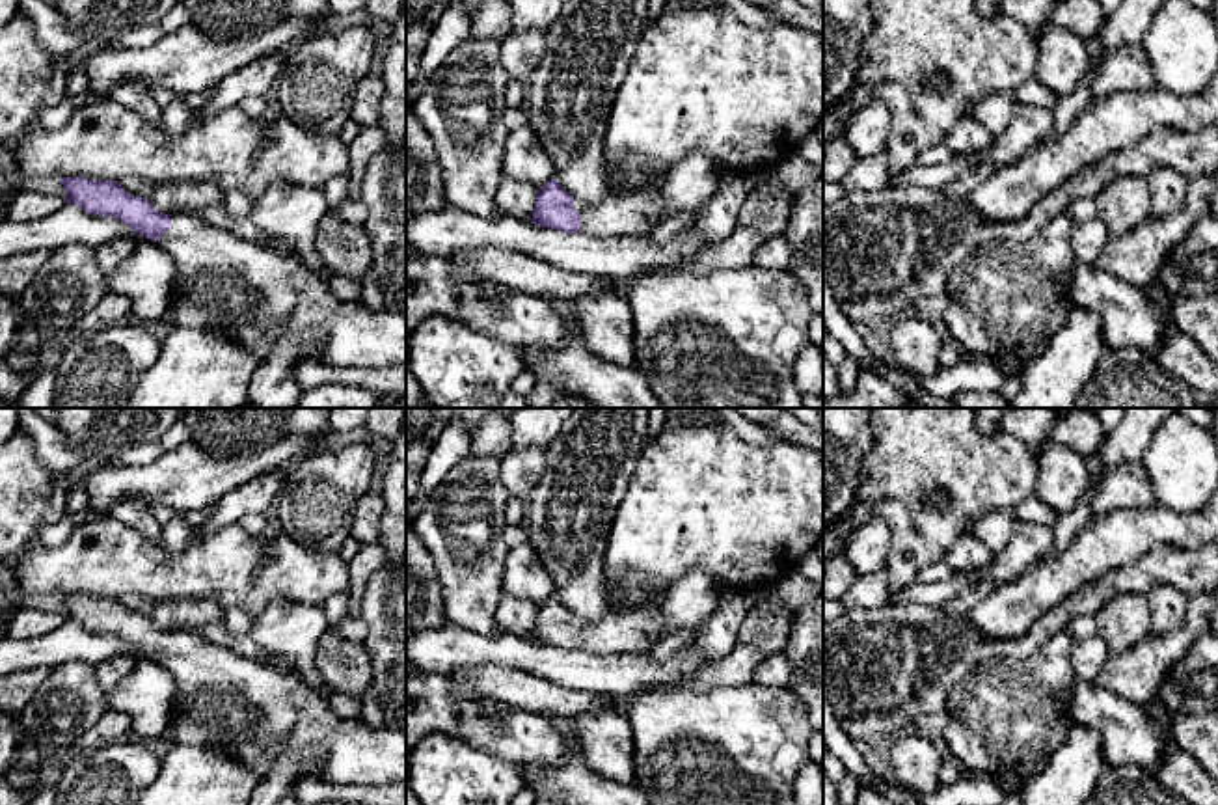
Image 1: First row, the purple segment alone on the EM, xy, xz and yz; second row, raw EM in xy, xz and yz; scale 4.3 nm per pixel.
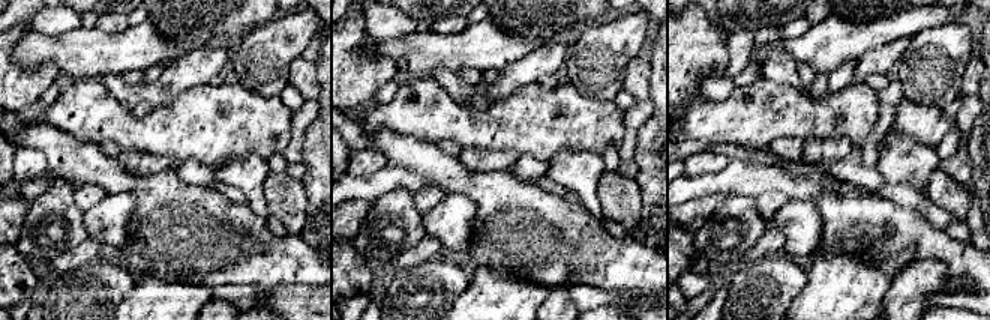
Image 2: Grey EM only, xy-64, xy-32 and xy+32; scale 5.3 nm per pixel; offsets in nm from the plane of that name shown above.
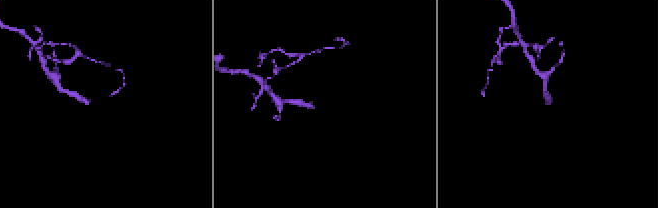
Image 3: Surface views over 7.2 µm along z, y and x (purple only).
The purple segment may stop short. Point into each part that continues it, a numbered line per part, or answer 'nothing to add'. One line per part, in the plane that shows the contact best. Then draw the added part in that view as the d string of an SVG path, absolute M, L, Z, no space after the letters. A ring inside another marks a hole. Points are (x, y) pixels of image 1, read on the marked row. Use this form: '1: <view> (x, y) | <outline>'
1: xz (634, 205) | M639 160L626 164L622 179L613 183L605 171L607 194L596 205L574 198L581 214L581 235L616 239L622 235L643 237L669 216L663 214L663 188L667 177L643 179Z

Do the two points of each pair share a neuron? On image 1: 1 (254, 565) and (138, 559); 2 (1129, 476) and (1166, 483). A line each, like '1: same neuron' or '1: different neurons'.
1: same neuron
2: different neurons

